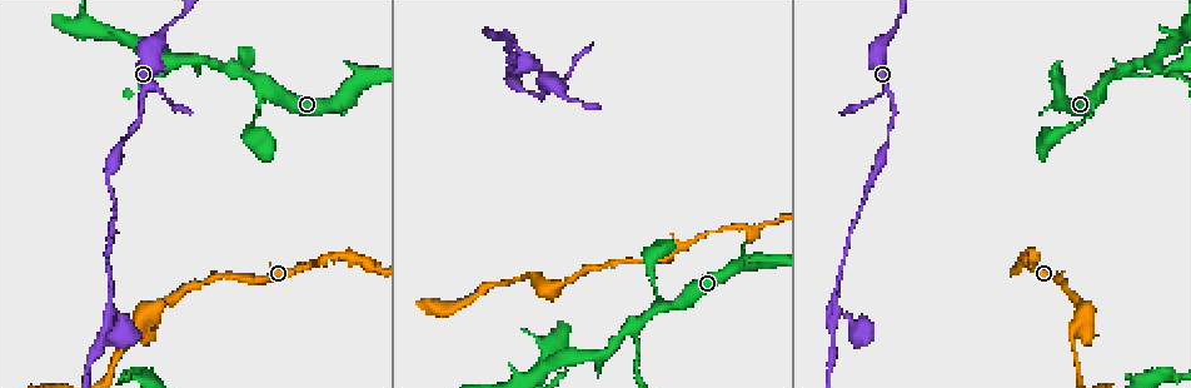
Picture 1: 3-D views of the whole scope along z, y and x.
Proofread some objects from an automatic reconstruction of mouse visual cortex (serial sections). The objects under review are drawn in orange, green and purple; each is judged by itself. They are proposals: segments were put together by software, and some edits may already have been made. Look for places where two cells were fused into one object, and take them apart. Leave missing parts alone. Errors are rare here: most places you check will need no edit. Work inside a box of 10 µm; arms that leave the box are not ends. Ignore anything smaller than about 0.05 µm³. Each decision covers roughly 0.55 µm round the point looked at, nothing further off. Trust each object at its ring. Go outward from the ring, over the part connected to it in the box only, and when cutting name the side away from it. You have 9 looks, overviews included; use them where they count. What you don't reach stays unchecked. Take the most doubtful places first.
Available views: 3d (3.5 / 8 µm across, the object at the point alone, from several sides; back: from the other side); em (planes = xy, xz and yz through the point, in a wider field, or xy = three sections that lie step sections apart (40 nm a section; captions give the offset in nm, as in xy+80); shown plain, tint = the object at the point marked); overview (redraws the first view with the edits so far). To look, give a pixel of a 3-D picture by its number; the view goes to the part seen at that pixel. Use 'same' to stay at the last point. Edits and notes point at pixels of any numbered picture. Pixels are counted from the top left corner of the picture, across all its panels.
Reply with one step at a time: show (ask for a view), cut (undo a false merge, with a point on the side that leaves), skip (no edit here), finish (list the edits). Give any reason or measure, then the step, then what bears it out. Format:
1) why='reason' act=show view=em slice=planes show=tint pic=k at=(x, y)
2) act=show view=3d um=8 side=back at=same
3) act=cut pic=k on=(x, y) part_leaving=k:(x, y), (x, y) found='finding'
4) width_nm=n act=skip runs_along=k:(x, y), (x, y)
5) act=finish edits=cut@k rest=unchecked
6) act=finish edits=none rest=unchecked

why='arms part here' act=show view=3d um=3.5 side=back pic=1 at=(515, 40)

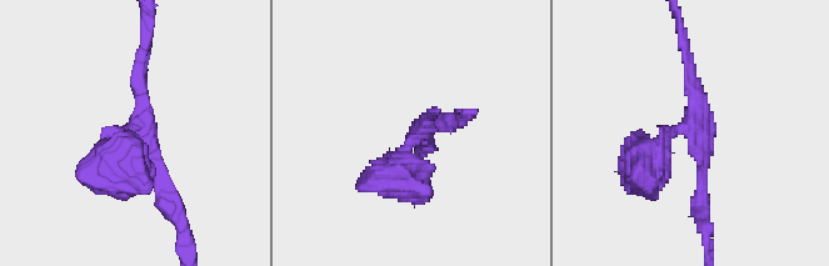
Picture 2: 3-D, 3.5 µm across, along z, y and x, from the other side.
arms=3 arm_widths_nm=150,150,400 why='need the tissue' act=show view=em slice=xy step=2 show=tint pic=2 at=(141, 123)

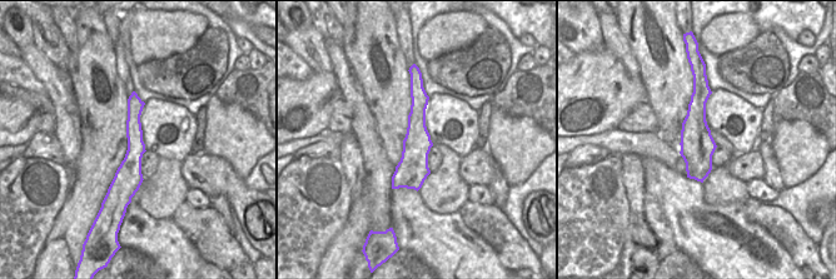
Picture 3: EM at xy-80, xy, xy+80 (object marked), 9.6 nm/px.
width_nm=280 act=skip runs_along=3:(413, 86), (414, 162), (394, 185) found='all the same cell'

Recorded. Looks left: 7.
why='three-way junction' act=show view=3d um=3.5 pic=1 at=(633, 326)

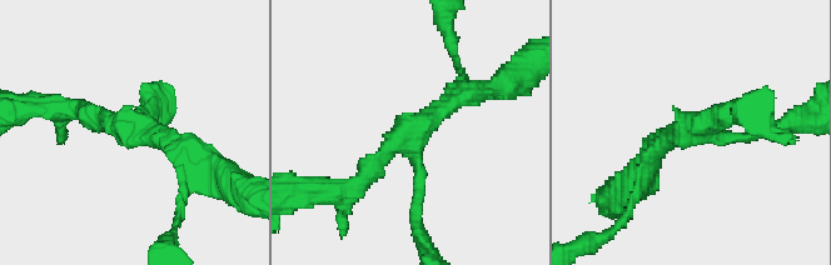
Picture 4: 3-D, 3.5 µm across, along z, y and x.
act=show view=em slice=xy step=5 show=tint pic=4 at=(690, 130)

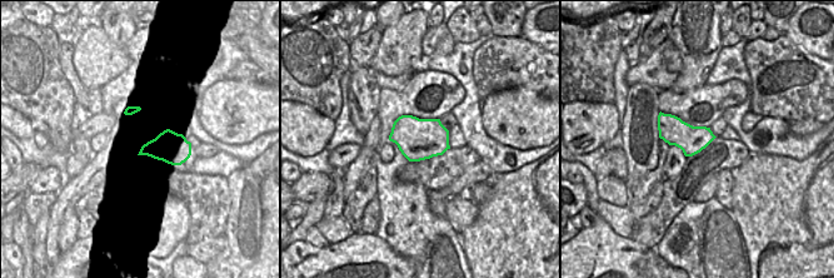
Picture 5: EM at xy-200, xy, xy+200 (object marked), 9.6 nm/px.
arms=3 arm_widths_nm=150,250,300 act=skip runs_along=4:(479, 91), (407, 133), (357, 184) found='all the same cell'

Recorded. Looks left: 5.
why='branch point' act=show view=em slice=xy step=5 show=tint pic=1 at=(143, 316)

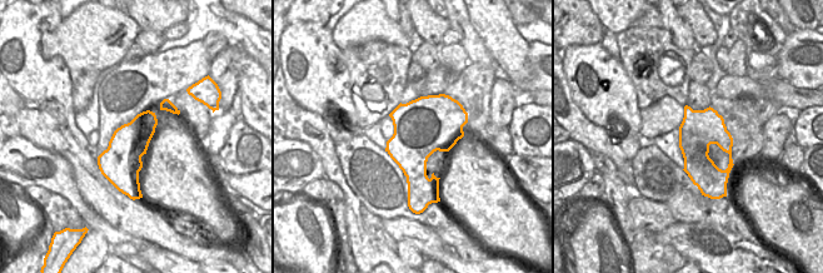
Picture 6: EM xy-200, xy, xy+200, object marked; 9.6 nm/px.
act=show view=3d um=3.5 at=same

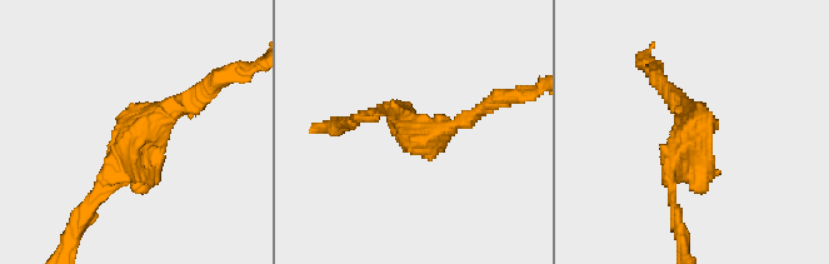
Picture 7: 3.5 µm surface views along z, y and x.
act=skip runs_along=7:(195, 99), (121, 145), (88, 203) found='continuous, no second cell'

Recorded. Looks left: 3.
why='three-way junction' act=show view=3d um=3.5 pic=1 at=(565, 358)

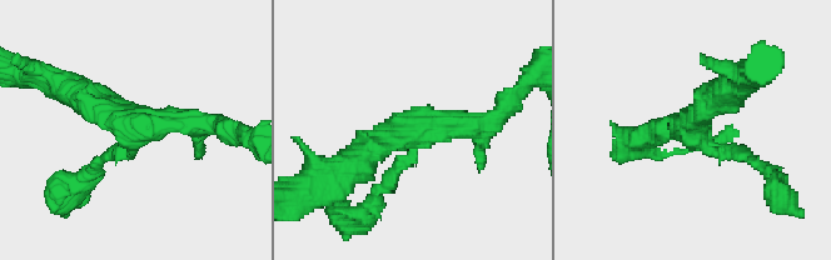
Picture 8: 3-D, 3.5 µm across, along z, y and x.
why='shape alone is not enough' act=show view=em slice=planes show=tint pic=8 at=(133, 125)

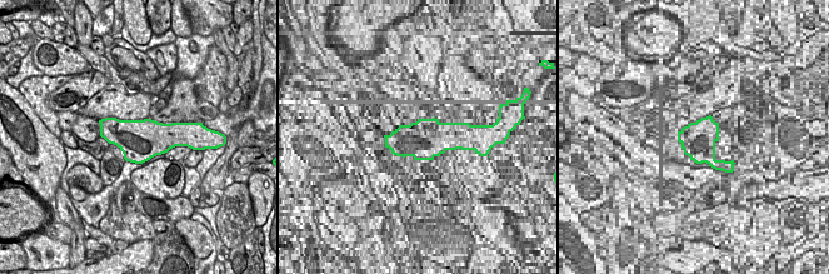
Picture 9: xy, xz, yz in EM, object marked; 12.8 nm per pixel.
arm_widths_nm=200,250,400 act=skip runs_along=8:(498, 115), (383, 136), (352, 166) found='continuous, no second cell'

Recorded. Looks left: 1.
act=finish edits=none rest=unchecked

